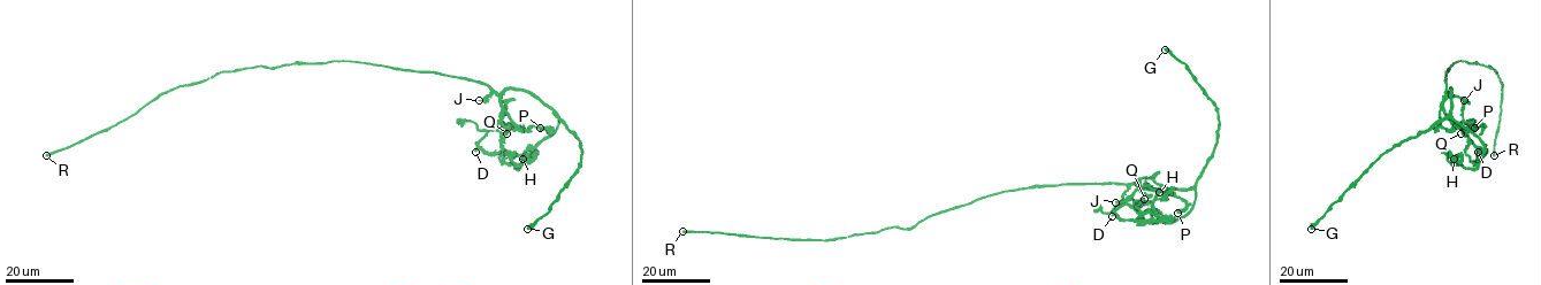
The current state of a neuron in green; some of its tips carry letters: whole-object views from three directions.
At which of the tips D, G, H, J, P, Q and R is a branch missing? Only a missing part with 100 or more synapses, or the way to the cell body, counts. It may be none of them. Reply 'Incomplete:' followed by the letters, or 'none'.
Incomplete: none

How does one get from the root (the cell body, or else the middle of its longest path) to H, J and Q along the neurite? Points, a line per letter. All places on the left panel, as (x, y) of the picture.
H: (389, 67), (470, 78), (500, 94), (532, 92), (552, 110), (558, 125), (517, 168), (523, 159)
J: (389, 67), (482, 82), (490, 93), (479, 100)
Q: (389, 67), (486, 83), (500, 102), (502, 117), (495, 122), (502, 125), (496, 126), (506, 133)

